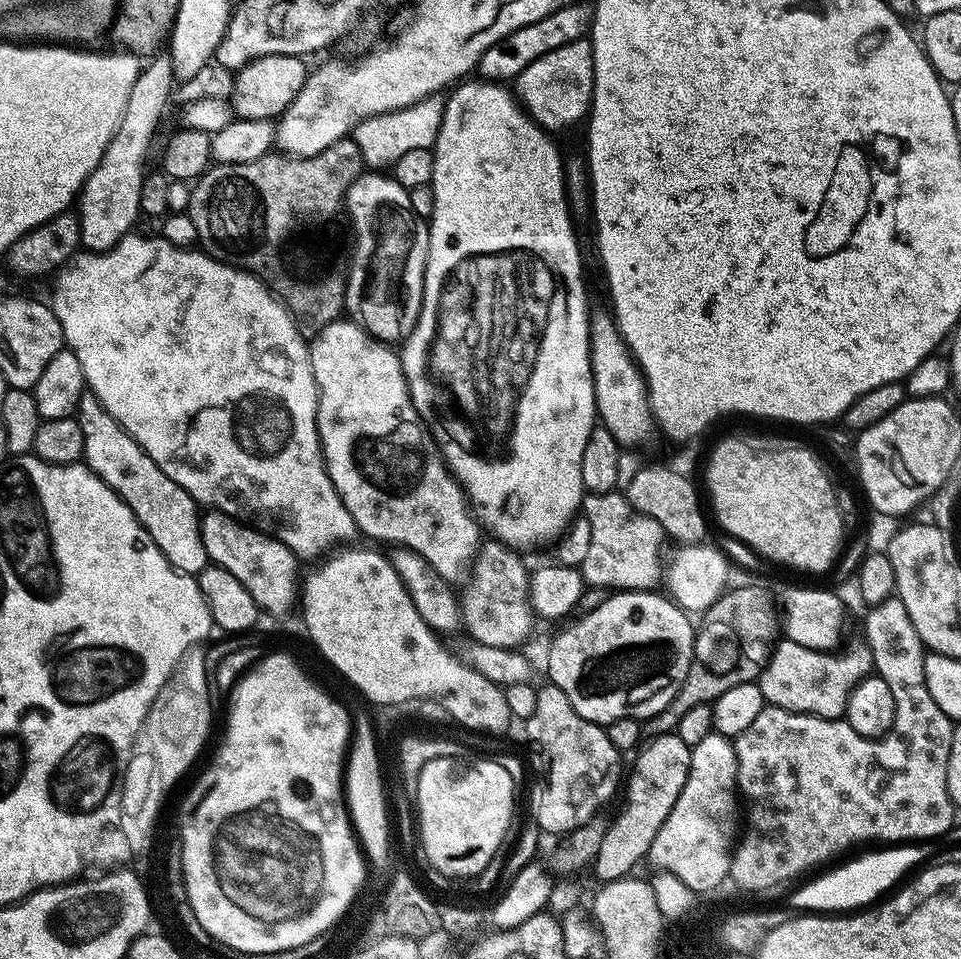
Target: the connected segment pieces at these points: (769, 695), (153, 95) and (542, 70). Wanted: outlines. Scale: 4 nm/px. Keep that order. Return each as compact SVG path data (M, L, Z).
M787 638L781 639L771 649L758 677L765 705L827 720L841 719L848 711L852 691L874 672L870 646L866 642L859 643L848 644L844 649L824 651L798 646L798 642Z
M163 53L153 55L148 62L150 64L141 69L131 87L130 98L115 136L110 146L106 146L98 166L88 176L78 197L80 243L89 253L109 252L131 233L137 218L140 218L141 186L146 175L144 158L166 110L172 84L176 82L171 53Z
M591 39L575 40L550 54L542 54L514 81L514 92L529 116L549 133L557 134L563 128L585 119L592 111L594 94L594 50Z

